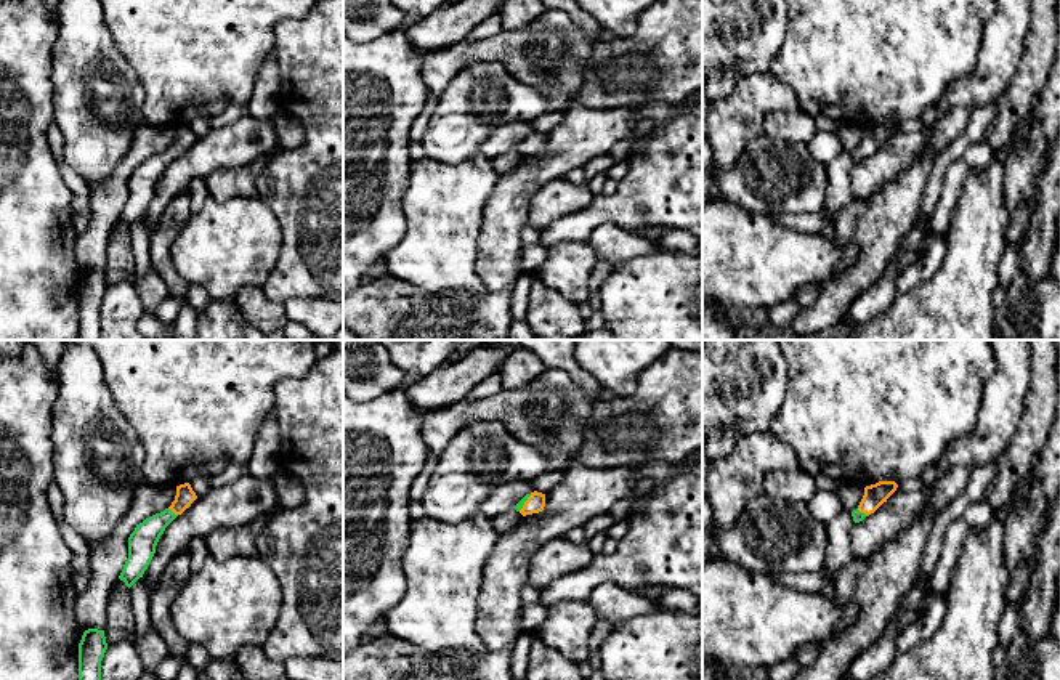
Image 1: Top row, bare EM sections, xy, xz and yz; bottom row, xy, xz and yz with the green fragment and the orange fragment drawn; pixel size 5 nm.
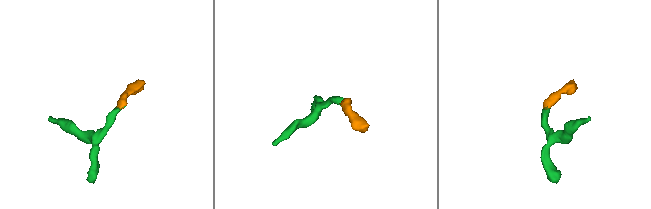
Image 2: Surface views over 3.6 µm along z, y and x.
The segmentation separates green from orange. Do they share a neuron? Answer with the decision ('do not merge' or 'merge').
merge

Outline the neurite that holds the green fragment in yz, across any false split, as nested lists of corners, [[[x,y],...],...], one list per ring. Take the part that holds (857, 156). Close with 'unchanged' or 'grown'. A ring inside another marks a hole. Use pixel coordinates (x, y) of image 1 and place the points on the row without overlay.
[[[879,122],[864,128],[864,136],[856,151],[852,152],[853,162],[860,164],[874,154],[896,132],[895,122]]] | grown

